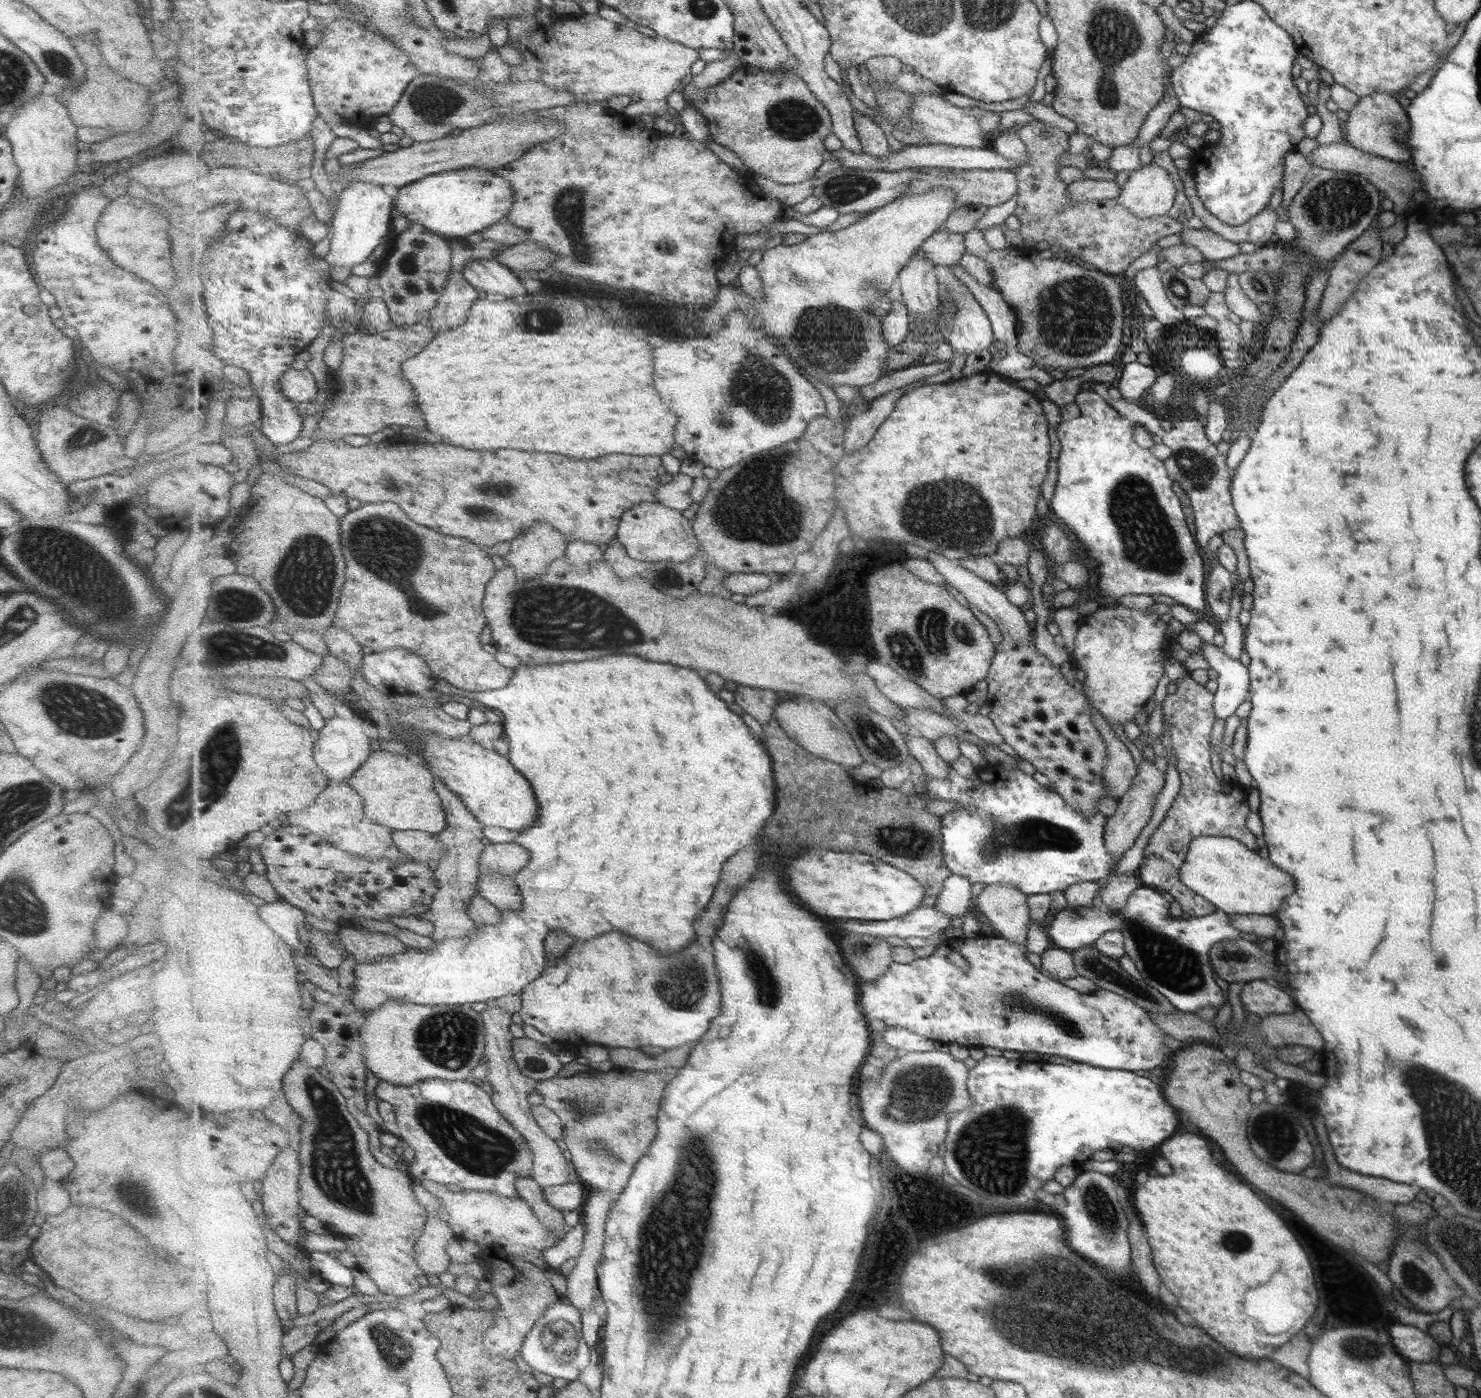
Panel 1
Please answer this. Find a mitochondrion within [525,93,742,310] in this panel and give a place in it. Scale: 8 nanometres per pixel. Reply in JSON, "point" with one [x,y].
{"point":[568,206]}

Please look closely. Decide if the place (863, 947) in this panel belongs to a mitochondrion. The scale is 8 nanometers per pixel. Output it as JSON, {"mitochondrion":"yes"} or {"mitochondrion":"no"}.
{"mitochondrion":"no"}

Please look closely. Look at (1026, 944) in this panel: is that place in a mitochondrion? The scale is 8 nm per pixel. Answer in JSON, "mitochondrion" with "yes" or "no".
{"mitochondrion":"no"}

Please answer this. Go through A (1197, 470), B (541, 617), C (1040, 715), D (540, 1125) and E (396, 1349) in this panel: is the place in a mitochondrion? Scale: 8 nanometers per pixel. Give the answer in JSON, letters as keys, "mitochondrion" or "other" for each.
{"A":"mitochondrion","B":"mitochondrion","C":"other","D":"other","E":"mitochondrion"}

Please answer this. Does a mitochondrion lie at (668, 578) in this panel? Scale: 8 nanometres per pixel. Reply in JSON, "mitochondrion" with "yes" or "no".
{"mitochondrion":"yes"}

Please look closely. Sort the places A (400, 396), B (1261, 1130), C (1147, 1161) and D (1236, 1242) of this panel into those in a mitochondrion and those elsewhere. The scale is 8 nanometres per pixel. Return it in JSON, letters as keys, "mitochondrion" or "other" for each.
{"A":"other","B":"other","C":"other","D":"mitochondrion"}

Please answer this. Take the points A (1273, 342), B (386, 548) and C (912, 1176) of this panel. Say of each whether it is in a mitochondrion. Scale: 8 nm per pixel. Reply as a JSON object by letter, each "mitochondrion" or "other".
{"A":"mitochondrion","B":"mitochondrion","C":"other"}

